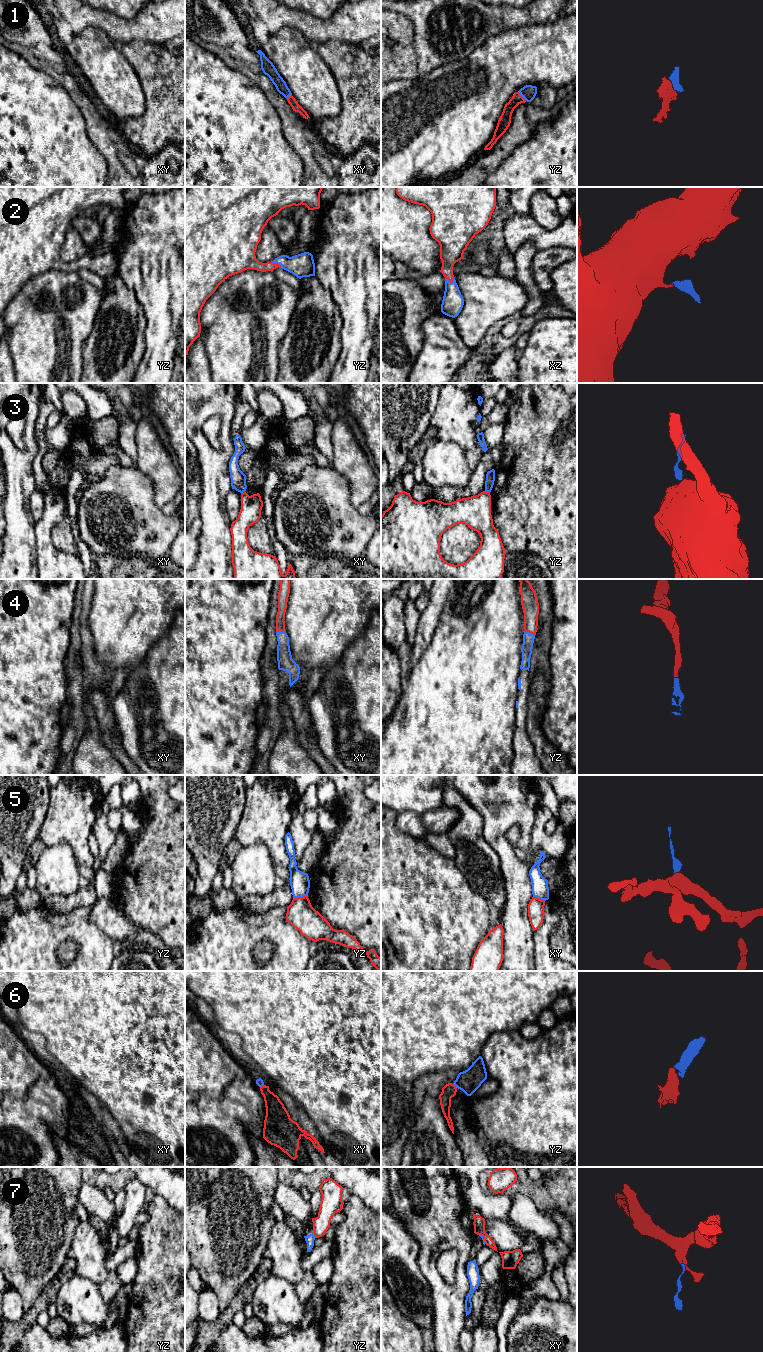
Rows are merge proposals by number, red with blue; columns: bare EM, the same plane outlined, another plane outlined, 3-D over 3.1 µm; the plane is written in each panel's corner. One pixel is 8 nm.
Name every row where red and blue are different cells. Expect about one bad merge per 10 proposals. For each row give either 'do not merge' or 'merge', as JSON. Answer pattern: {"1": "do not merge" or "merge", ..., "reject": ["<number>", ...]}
{"1": "merge", "2": "merge", "3": "do not merge", "4": "merge", "5": "merge", "6": "merge", "7": "do not merge", "reject": ["3", "7"]}

